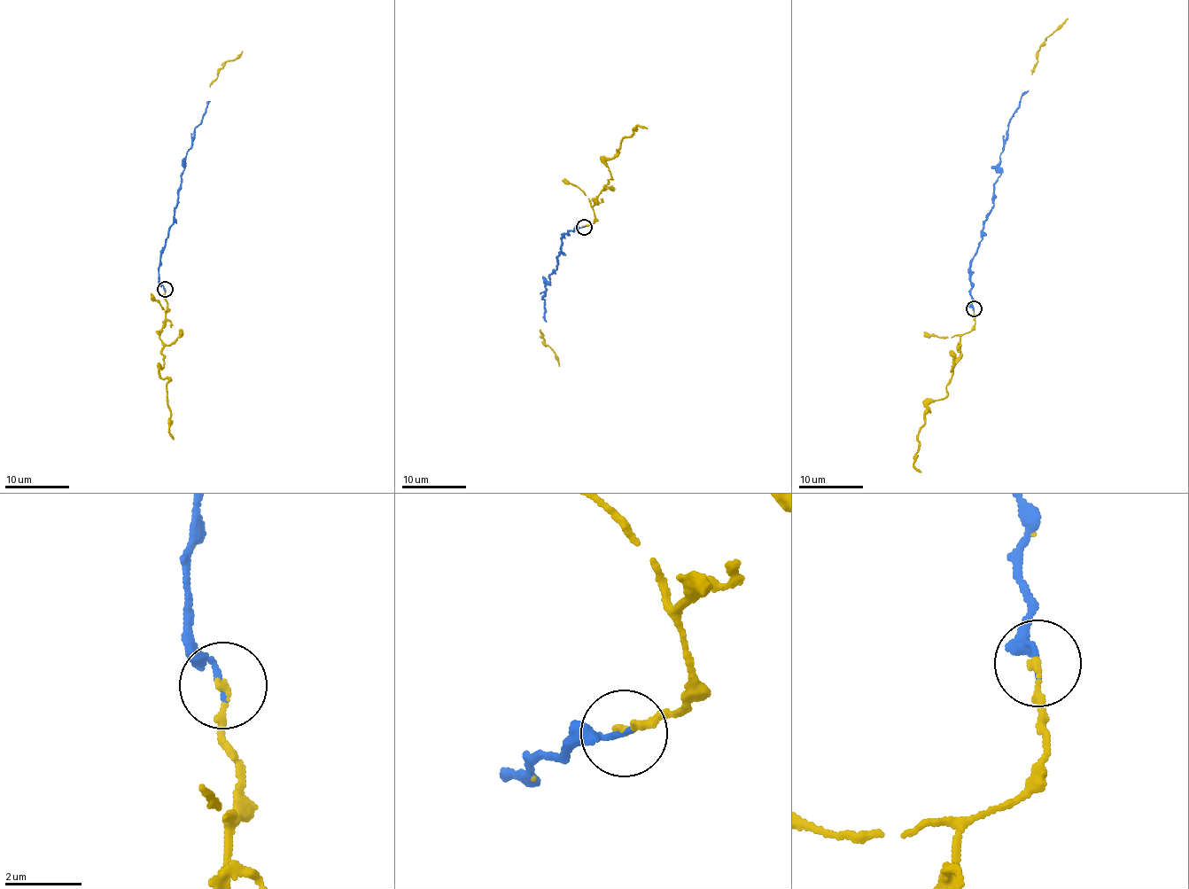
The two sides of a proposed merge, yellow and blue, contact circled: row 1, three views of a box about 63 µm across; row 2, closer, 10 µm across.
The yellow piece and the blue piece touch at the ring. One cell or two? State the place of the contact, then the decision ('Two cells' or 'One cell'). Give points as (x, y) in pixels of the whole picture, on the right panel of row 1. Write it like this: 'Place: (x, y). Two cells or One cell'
Place: (974, 308). One cell

